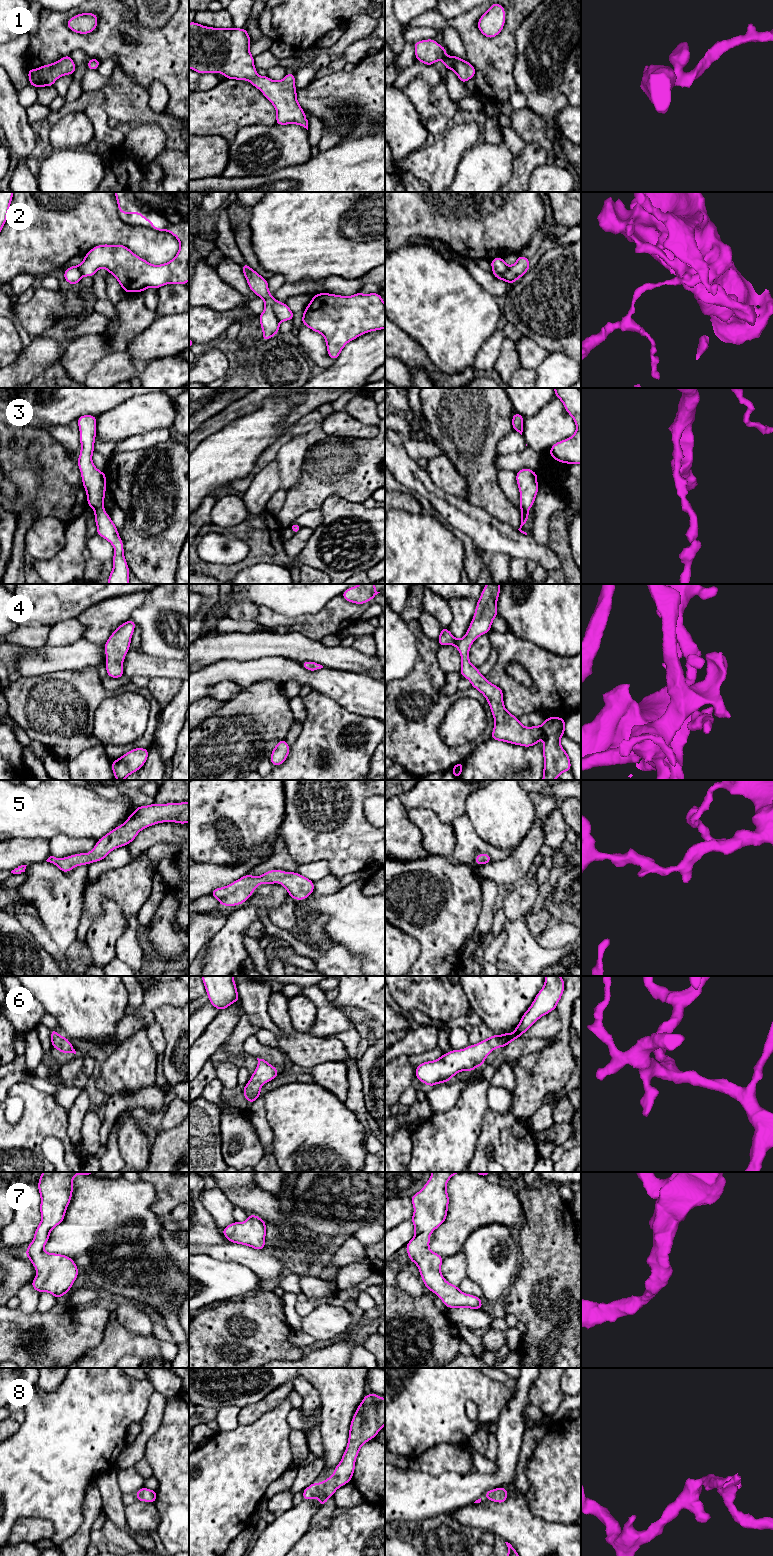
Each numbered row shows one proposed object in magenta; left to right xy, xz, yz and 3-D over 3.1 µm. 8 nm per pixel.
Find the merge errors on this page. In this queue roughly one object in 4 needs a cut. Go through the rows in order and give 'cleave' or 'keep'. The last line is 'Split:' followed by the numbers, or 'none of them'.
1: keep
2: cleave
3: keep
4: keep
5: keep
6: keep
7: keep
8: keep
Split: 2

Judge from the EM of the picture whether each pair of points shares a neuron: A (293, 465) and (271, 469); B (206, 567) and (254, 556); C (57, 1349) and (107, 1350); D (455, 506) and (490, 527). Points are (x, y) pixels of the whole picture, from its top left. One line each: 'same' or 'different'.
A: different
B: same
C: different
D: same

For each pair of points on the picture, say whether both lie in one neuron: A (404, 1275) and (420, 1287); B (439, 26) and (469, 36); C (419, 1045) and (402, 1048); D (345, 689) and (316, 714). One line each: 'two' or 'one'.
A: one
B: one
C: one
D: two

